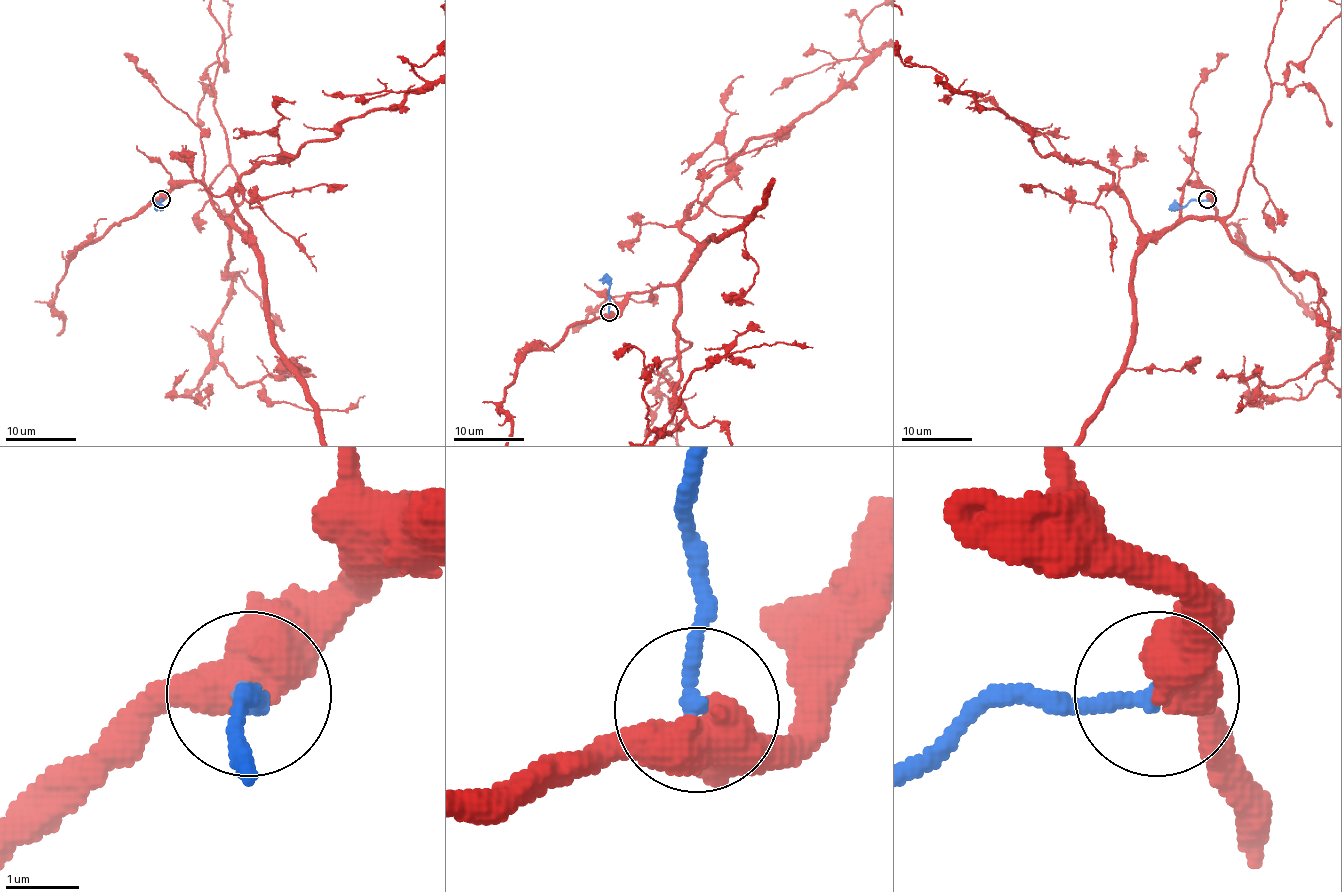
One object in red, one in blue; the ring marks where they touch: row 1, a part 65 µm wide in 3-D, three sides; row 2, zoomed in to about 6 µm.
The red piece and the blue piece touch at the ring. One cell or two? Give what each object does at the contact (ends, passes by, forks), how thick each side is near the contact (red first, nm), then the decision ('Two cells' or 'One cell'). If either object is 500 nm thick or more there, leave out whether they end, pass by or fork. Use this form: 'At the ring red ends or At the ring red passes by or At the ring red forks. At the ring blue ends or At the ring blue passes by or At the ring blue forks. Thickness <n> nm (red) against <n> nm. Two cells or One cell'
Thickness 550 nm (red) against 240 nm. One cell

